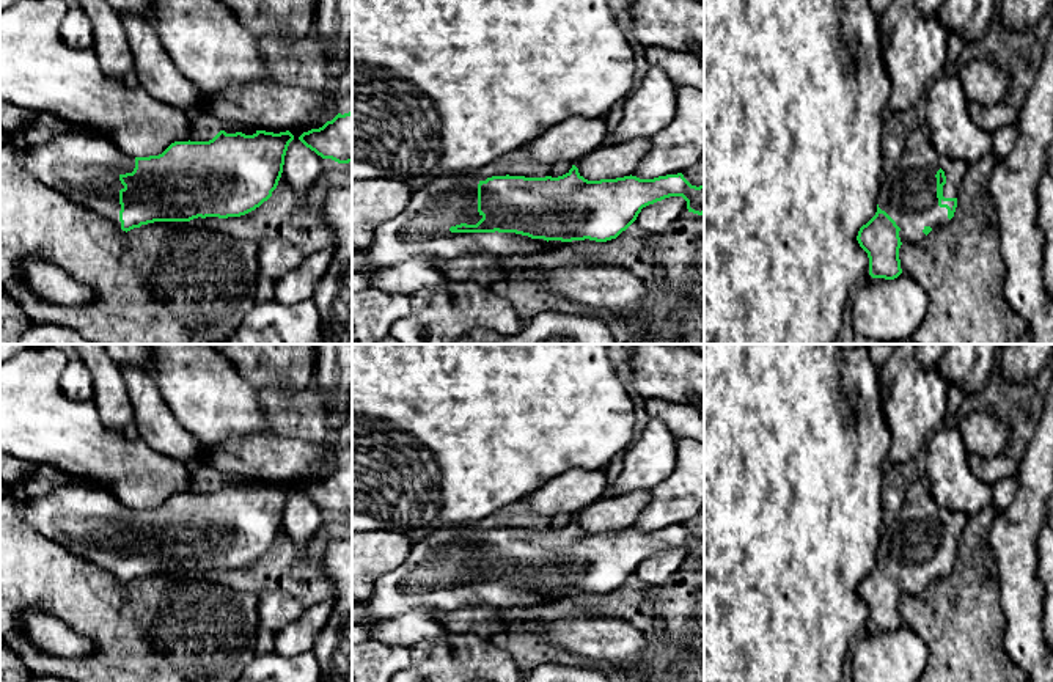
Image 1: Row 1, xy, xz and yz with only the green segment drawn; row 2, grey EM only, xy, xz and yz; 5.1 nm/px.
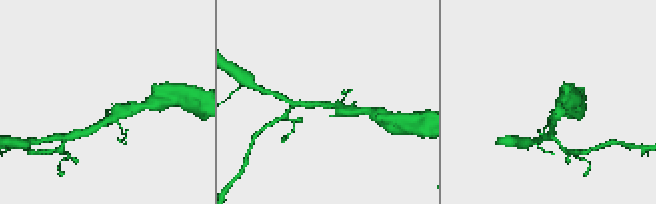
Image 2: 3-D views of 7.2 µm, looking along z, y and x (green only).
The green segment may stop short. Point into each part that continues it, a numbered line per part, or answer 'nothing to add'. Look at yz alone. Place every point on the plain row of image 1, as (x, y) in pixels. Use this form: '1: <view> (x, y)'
1: yz (909, 542)

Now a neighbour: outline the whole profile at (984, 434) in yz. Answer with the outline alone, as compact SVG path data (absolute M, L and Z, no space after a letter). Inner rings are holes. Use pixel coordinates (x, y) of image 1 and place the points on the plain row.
M971 412L959 423L959 431L968 453L989 459L1006 451L1009 427L989 412Z

